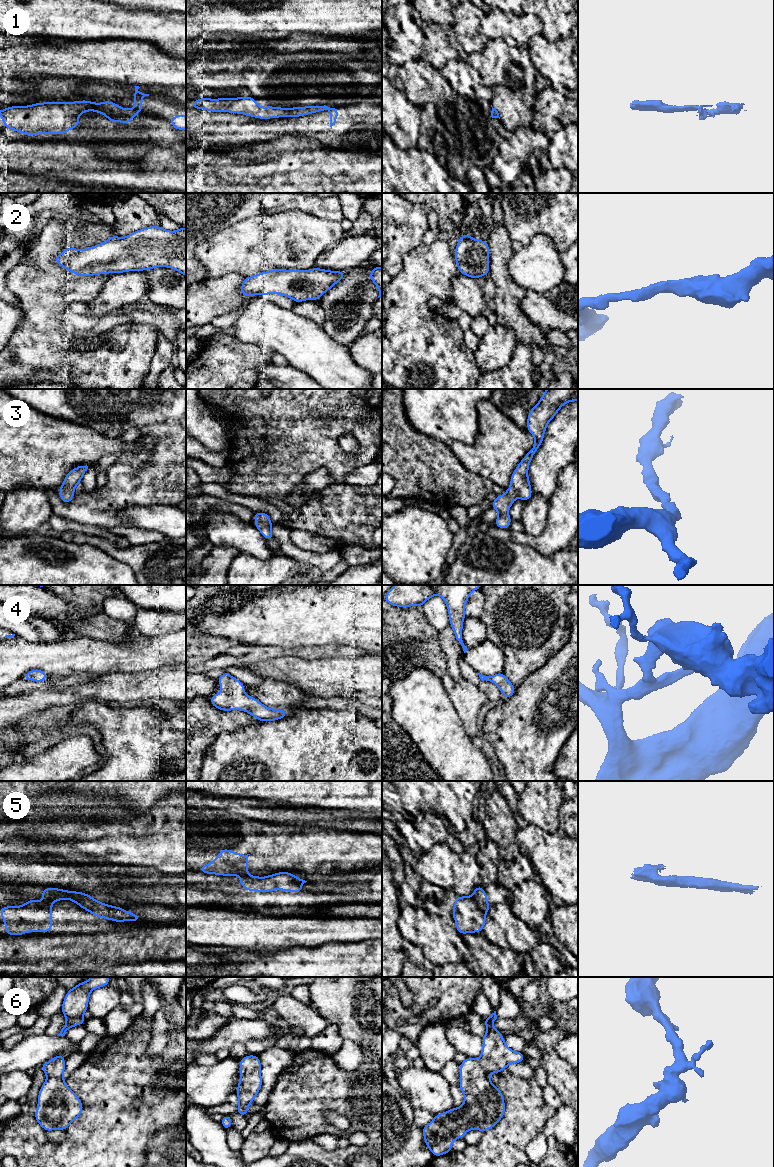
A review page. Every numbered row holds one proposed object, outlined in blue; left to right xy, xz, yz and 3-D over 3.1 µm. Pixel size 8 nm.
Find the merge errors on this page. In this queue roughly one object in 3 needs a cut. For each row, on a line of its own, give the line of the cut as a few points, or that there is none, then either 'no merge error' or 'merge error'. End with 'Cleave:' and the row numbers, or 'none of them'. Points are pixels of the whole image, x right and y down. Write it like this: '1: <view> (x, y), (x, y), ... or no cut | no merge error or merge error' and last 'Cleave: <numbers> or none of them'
1: xy (133, 109), (137, 113) | merge error
2: no cut | no merge error
3: no cut | no merge error
4: no cut | no merge error
5: yz (471, 896), (477, 906), (486, 913) | merge error
6: no cut | no merge error
Cleave: 1, 5

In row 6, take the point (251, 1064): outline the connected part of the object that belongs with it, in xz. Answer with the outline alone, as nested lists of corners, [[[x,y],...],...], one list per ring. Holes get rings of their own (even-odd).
[[[249,1055],[240,1059],[240,1080],[237,1086],[239,1105],[237,1113],[246,1117],[252,1101],[262,1087],[261,1062],[257,1055]]]

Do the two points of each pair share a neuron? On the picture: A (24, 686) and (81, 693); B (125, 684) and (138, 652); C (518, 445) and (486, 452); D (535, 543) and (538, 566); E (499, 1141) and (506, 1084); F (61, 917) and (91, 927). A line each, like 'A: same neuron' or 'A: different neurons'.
A: different neurons
B: different neurons
C: same neuron
D: different neurons
E: same neuron
F: same neuron

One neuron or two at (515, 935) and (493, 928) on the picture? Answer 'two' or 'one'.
one

